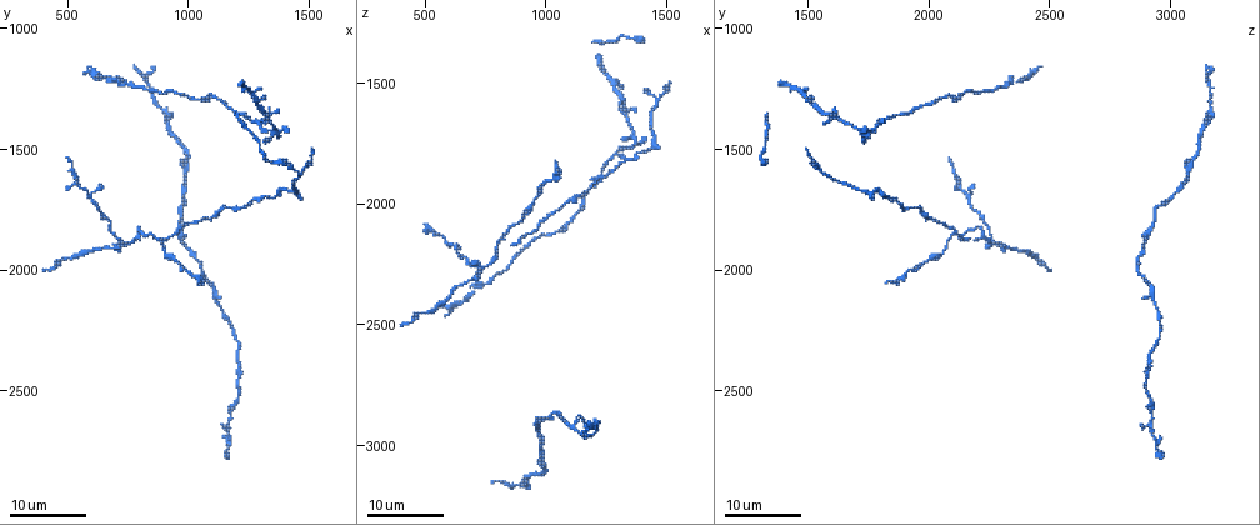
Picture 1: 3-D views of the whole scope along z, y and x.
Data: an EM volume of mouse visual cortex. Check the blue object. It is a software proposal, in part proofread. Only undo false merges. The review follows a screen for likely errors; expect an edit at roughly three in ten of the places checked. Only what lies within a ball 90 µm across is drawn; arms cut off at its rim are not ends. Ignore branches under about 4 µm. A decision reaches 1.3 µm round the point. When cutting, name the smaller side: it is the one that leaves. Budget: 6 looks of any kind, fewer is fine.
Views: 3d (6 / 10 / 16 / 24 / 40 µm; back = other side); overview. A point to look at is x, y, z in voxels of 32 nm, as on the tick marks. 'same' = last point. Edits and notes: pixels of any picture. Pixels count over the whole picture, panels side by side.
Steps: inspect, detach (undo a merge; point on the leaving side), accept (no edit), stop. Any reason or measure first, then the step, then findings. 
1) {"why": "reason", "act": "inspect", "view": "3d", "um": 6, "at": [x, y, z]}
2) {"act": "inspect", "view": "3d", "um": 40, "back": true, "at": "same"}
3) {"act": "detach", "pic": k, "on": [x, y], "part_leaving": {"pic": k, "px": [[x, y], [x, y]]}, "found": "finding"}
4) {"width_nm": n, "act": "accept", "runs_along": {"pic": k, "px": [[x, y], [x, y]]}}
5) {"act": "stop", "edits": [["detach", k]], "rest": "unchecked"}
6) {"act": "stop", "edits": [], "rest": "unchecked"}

{"why": "sudden change in width", "act": "inspect", "view": "3d", "um": 24, "at": [900, 1340, 3170]}

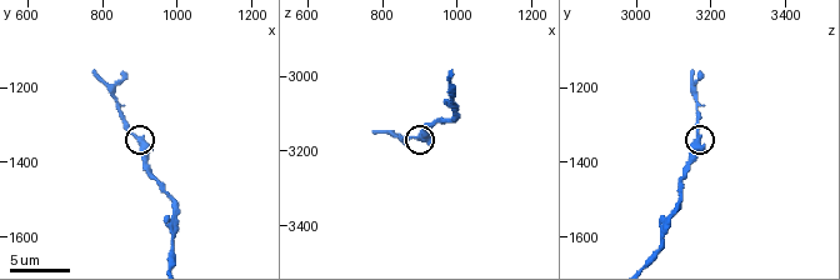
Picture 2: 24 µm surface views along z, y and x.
{"act": "inspect", "view": "3d", "um": 6, "at": [900, 1340, 3160]}

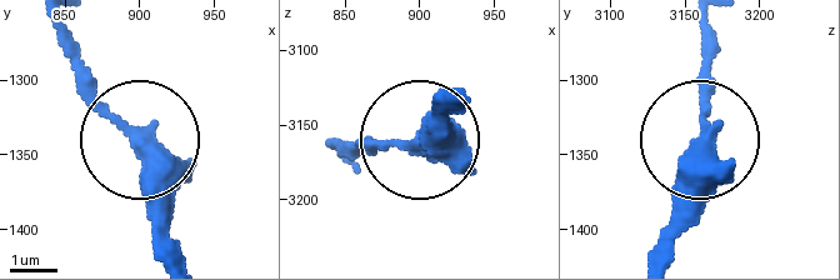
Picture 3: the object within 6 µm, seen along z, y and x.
{"act": "accept", "found": "one cell here"}

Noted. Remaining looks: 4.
{"why": "four arms meet", "act": "inspect", "view": "3d", "um": 16, "at": [730, 1890, 2250]}

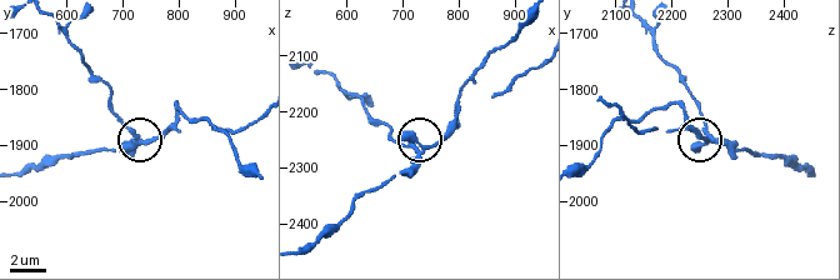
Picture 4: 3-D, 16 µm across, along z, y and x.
{"act": "inspect", "view": "3d", "um": 10, "at": "same"}

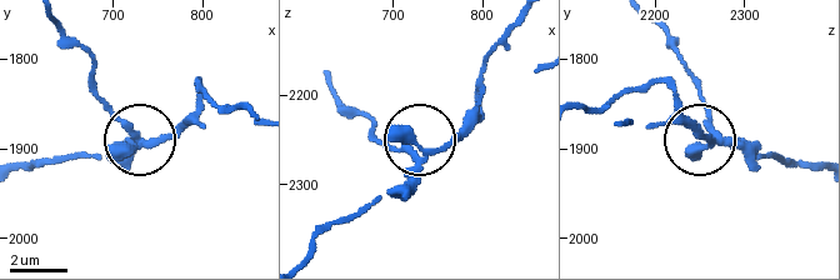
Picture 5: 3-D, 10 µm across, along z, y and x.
{"act": "detach", "pic": 5, "on": [104, 109], "part_leaving": {"pic": 5, "px": [[135, 134], [101, 100], [93, 64], [54, 21]]}, "found": "two cells meet here"}

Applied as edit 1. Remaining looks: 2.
{"why": "thin neck", "act": "inspect", "view": "3d", "um": 24, "at": [1340, 1430, 1760]}

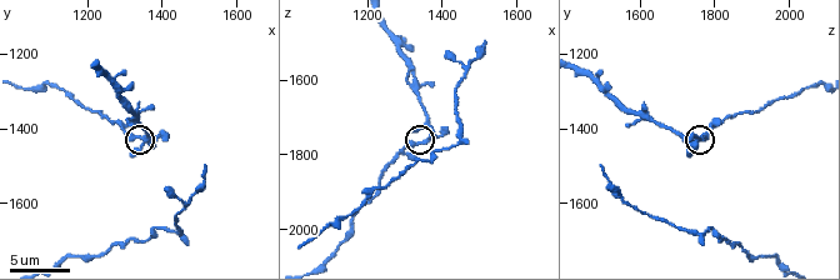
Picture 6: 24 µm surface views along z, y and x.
{"act": "inspect", "view": "3d", "um": 6, "at": [1350, 1430, 1770]}

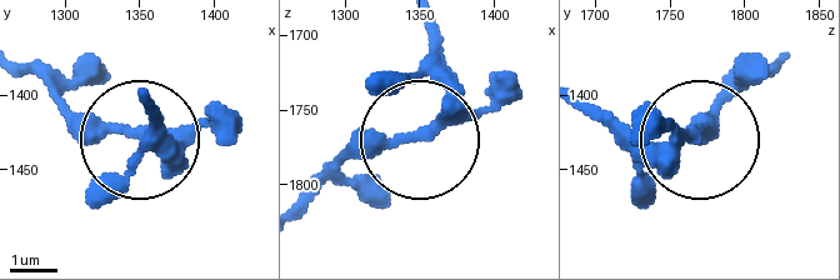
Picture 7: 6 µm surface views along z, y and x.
{"act": "detach", "pic": 7, "on": [115, 184], "found": "a second cell is stuck on"}

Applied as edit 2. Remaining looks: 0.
{"act": "stop", "edits": [["detach", 5], ["detach", 7]], "rest": "unchecked"}

